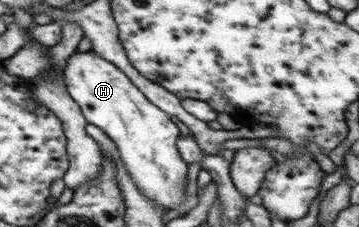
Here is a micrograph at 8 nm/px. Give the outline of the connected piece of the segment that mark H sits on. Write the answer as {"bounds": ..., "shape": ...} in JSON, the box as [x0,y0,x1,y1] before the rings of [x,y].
{"bounds":[63,50,188,210],"shape":[[[92,50],[82,53],[75,51],[68,59],[63,75],[68,94],[78,103],[86,122],[101,128],[116,143],[120,159],[139,191],[165,210],[180,208],[186,200],[184,188],[188,178],[188,165],[182,160],[177,147],[180,128],[170,119],[170,115],[148,101],[117,66],[100,58]]]}

